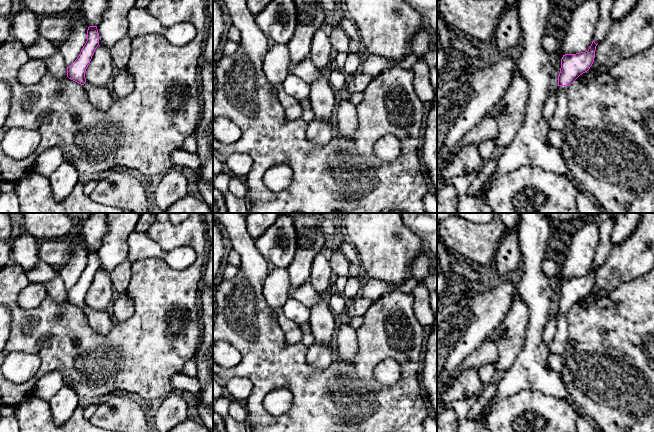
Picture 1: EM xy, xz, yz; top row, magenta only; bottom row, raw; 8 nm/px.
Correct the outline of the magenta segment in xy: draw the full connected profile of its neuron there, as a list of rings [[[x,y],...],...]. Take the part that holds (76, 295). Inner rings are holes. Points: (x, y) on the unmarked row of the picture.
[[[89,250],[85,269],[77,283],[69,291],[67,291],[67,301],[69,303],[81,309],[85,308],[85,296],[98,269],[99,257],[97,250]]]

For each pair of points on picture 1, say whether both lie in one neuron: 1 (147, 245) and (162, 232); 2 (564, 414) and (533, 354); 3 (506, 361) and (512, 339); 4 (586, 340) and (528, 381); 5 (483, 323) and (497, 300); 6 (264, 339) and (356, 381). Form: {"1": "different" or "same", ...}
{"1": "different", "2": "different", "3": "same", "4": "different", "5": "same", "6": "same"}

